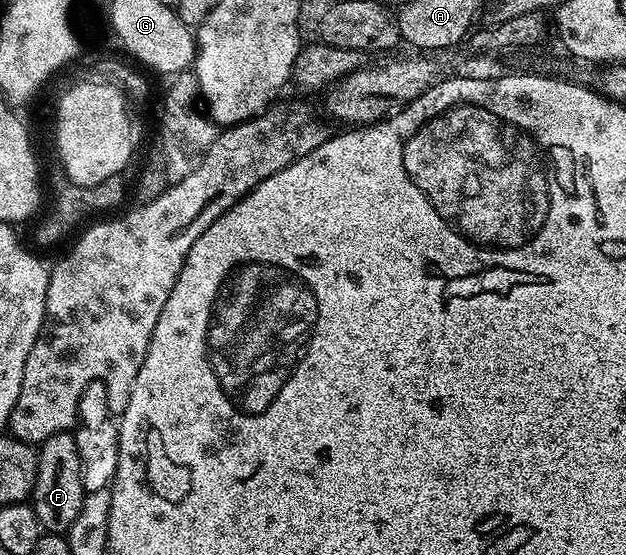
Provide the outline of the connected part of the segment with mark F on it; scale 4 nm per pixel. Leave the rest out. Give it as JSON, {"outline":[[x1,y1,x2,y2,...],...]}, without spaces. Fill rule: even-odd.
{"outline":[[63,432,47,438,39,449,37,481,31,498,40,528,48,534,66,534,81,511,85,495,81,481,80,454,77,453,74,434]]}

